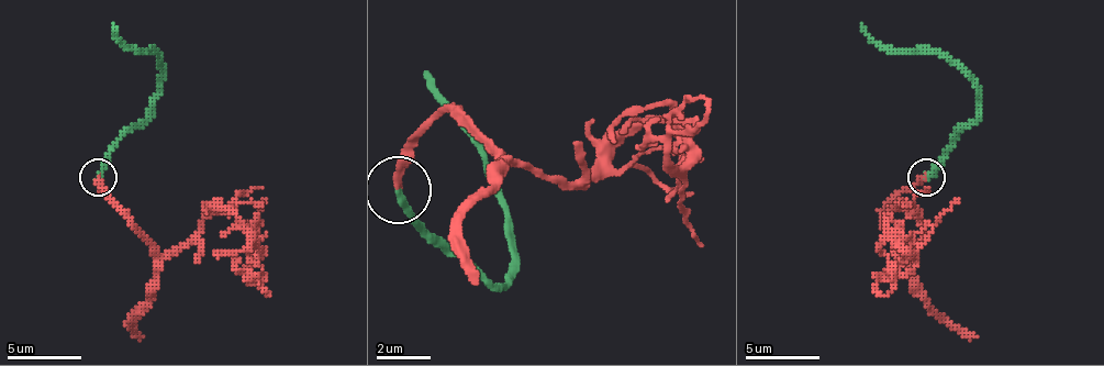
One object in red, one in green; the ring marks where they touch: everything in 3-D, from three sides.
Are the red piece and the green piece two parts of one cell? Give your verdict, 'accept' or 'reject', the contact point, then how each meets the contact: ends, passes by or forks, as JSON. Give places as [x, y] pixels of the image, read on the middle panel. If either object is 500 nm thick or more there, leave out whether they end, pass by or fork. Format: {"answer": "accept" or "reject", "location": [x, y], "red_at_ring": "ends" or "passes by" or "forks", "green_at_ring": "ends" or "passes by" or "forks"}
{"answer": "accept", "location": [398, 189], "red_at_ring": "ends", "green_at_ring": "ends"}

